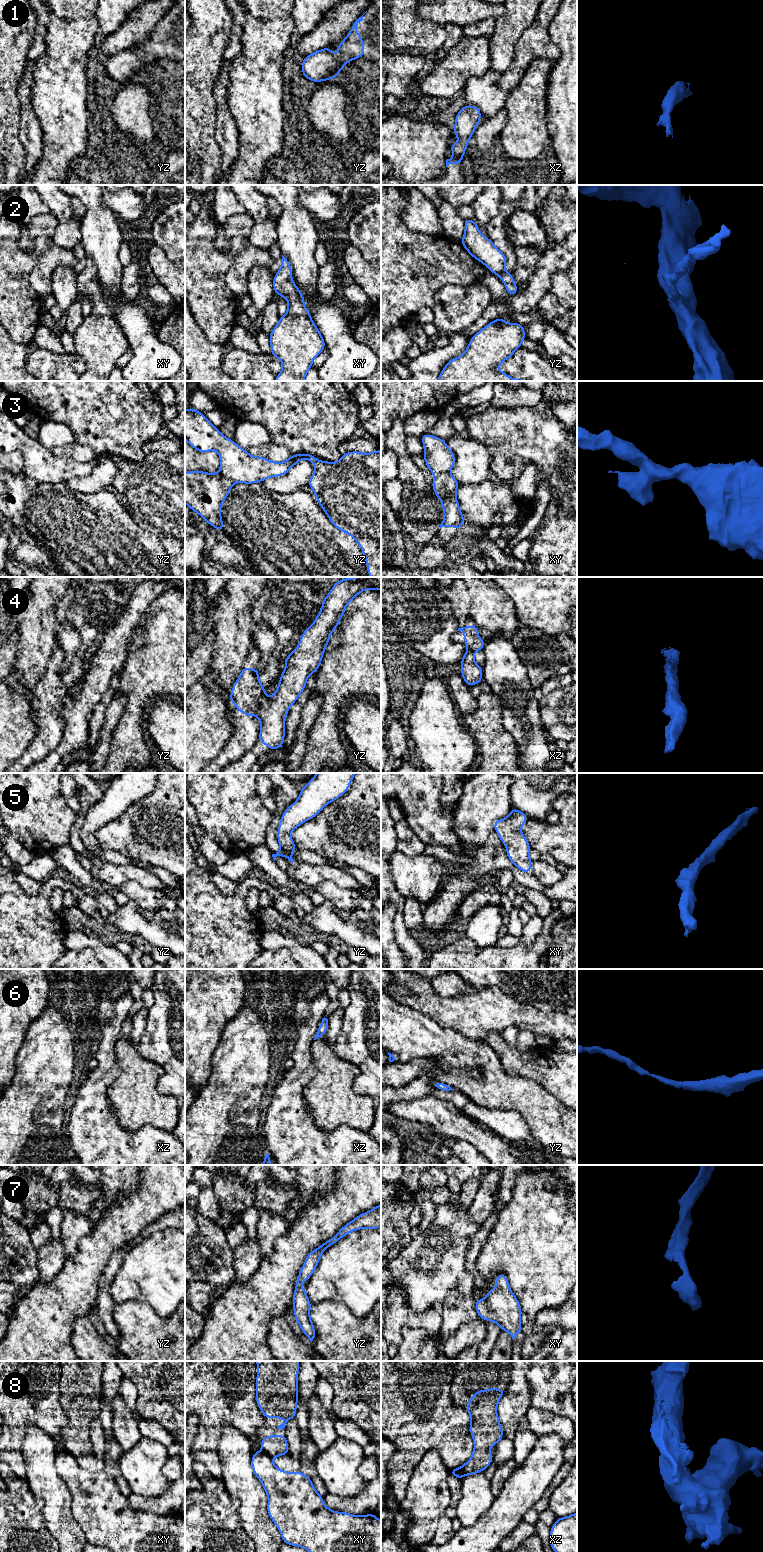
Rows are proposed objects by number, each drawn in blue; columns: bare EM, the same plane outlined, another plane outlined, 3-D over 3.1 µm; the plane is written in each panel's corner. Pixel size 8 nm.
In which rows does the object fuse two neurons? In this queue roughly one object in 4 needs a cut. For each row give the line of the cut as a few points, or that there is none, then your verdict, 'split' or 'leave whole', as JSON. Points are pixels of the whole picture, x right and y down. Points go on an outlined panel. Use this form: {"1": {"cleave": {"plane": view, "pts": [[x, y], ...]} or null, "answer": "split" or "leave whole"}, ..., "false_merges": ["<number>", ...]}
{"1": {"cleave": null, "answer": "leave whole"}, "2": {"cleave": null, "answer": "leave whole"}, "3": {"cleave": {"plane": "xy", "pts": [[449, 472], [443, 472], [434, 478]]}, "answer": "split"}, "4": {"cleave": {"plane": "yz", "pts": [[264, 693], [259, 700], [259, 706], [254, 714]]}, "answer": "split"}, "5": {"cleave": null, "answer": "leave whole"}, "6": {"cleave": null, "answer": "leave whole"}, "7": {"cleave": null, "answer": "leave whole"}, "8": {"cleave": {"plane": "xy", "pts": [[262, 1449], [272, 1458]]}, "answer": "split"}, "false_merges": ["3", "4", "8"]}

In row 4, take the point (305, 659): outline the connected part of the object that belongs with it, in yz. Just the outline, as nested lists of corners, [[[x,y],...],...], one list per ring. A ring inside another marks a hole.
[[[381,577],[344,578],[334,583],[329,594],[323,597],[314,622],[302,633],[299,645],[286,656],[276,692],[271,698],[266,694],[260,698],[255,711],[260,720],[258,739],[271,750],[284,744],[289,708],[305,690],[308,677],[318,671],[330,636],[348,603],[367,589],[381,590]]]

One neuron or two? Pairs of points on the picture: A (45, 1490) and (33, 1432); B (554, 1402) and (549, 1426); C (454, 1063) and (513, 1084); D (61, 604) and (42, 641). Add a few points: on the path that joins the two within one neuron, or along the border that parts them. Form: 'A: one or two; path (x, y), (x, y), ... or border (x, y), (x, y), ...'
A: one; path (41, 1476), (37, 1446)
B: two; border (531, 1406), (566, 1417)
C: one; path (469, 1063), (482, 1063), (498, 1079)
D: two; border (62, 596), (56, 602), (54, 609), (54, 642)

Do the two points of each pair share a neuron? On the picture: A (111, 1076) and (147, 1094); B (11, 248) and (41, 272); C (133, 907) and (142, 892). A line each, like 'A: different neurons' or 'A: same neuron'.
A: different neurons
B: different neurons
C: different neurons

